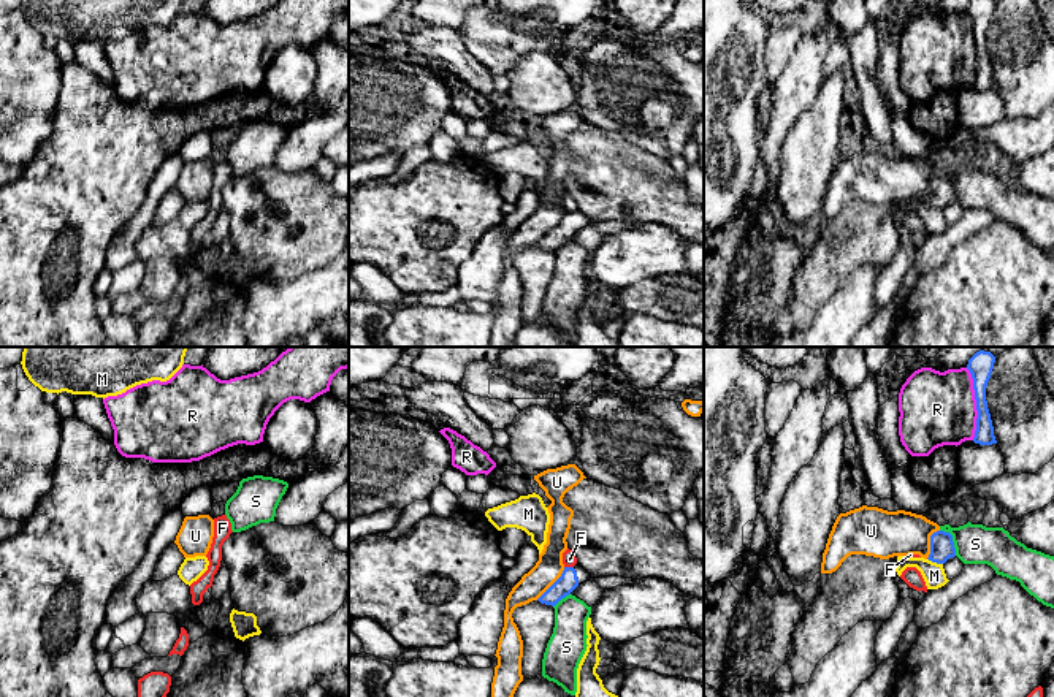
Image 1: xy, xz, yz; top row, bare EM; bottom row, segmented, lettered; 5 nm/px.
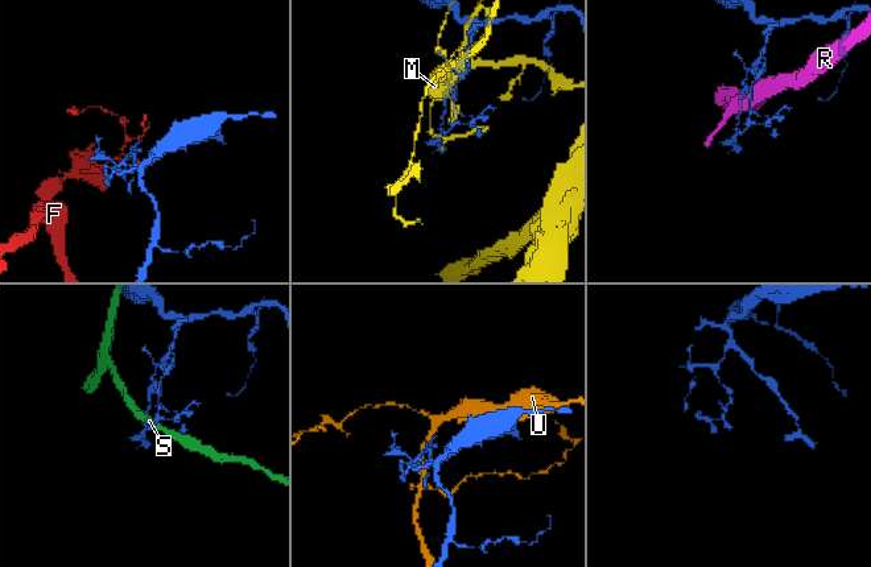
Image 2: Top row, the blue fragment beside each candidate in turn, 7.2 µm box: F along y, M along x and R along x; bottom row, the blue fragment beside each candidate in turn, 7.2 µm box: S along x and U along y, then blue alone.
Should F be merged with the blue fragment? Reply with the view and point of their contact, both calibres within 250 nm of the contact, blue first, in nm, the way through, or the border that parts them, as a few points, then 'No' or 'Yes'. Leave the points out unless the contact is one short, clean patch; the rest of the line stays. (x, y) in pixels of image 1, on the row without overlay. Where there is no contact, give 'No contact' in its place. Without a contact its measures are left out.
Touches blue at xz (569, 213). Thickness 100 nm (blue) against 70 nm. Boundary: xz (565, 211), (572, 213). No

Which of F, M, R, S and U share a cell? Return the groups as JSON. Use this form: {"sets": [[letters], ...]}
{"sets": [["F"], ["M"], ["R"], ["S"], ["U"]]}

